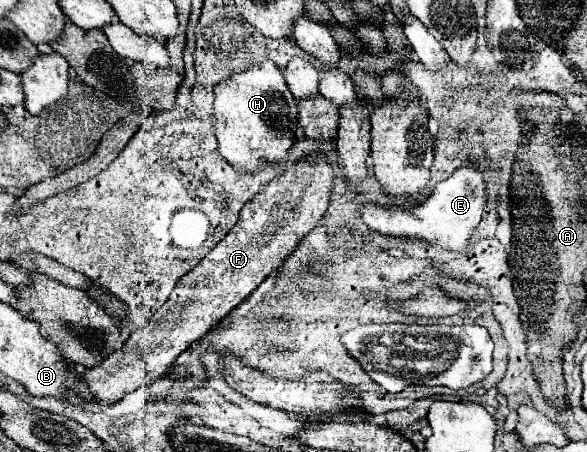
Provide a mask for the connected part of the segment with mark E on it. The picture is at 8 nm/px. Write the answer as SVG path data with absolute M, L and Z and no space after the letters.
M467 165L467 167L457 169L449 179L441 181L431 191L429 199L423 205L421 219L405 209L383 209L377 205L365 205L365 207L359 207L359 211L363 213L367 227L377 231L379 235L399 239L411 245L423 243L423 245L441 247L447 251L463 251L469 245L469 239L481 221L485 195L487 193L485 193L485 185L483 185L483 177L479 169Z

